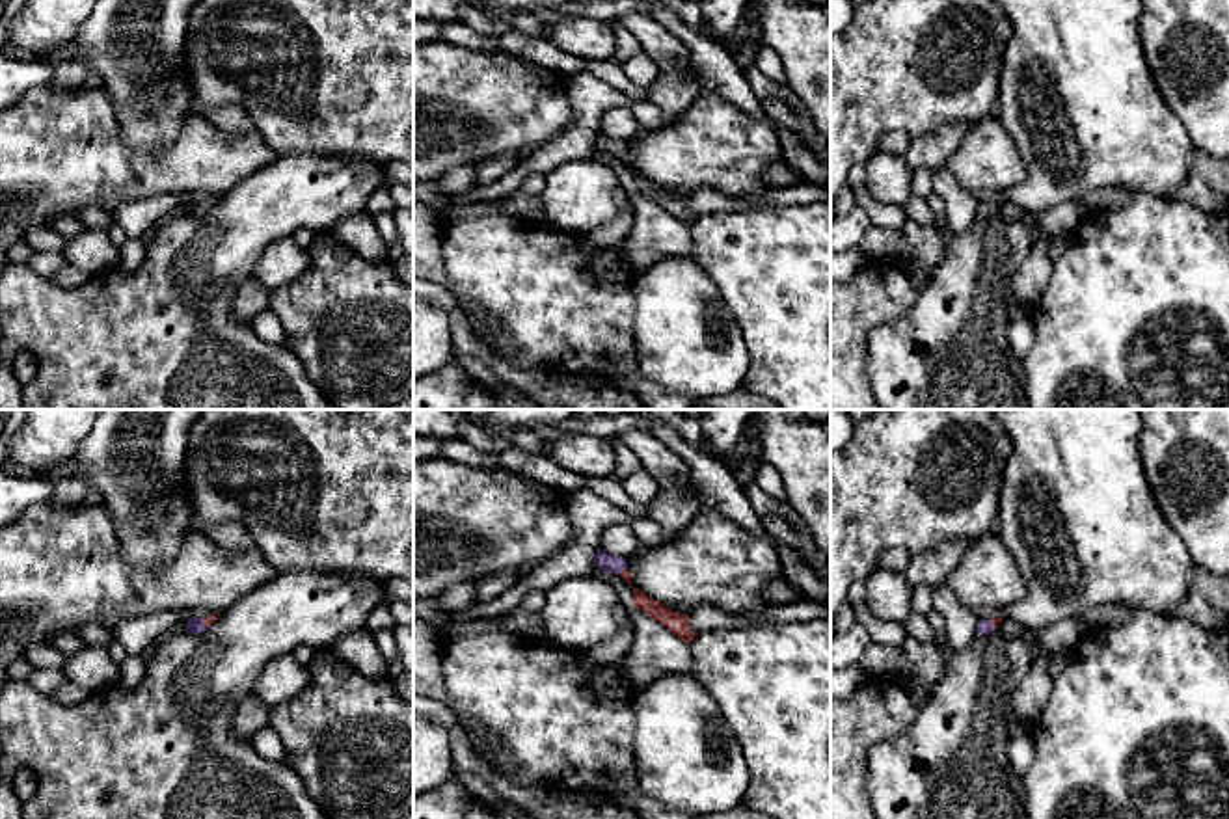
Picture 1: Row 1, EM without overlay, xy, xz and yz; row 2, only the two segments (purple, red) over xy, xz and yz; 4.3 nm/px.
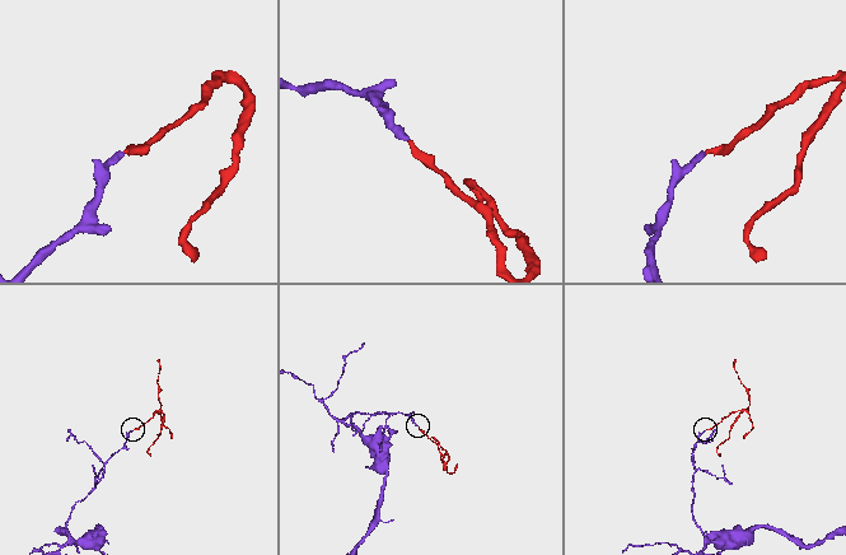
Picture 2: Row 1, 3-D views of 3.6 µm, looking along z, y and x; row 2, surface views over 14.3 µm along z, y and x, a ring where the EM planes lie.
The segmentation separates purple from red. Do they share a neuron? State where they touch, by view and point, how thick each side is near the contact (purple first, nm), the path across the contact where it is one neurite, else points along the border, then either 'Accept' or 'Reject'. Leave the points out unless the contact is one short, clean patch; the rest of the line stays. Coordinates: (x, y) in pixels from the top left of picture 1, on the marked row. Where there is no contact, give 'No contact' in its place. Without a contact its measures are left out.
Touches purple at xz (621, 570). Thickness 80 nm (purple) against 80 nm. Path across: xz (613, 564), (621, 570), (635, 592), (654, 609). Accept

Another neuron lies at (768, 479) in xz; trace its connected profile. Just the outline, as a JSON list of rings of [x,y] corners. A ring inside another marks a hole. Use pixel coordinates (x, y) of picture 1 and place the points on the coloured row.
[[[760,463],[754,469],[754,484],[767,493],[771,499],[784,503],[786,501],[786,491],[784,484],[780,478],[780,473],[769,465],[769,463]]]

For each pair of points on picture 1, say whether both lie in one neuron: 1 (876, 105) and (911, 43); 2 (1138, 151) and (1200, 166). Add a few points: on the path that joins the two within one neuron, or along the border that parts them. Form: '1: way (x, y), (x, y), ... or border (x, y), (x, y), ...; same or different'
1: way (876, 90), (905, 58); same
2: border (1194, 151), (1190, 168); different

